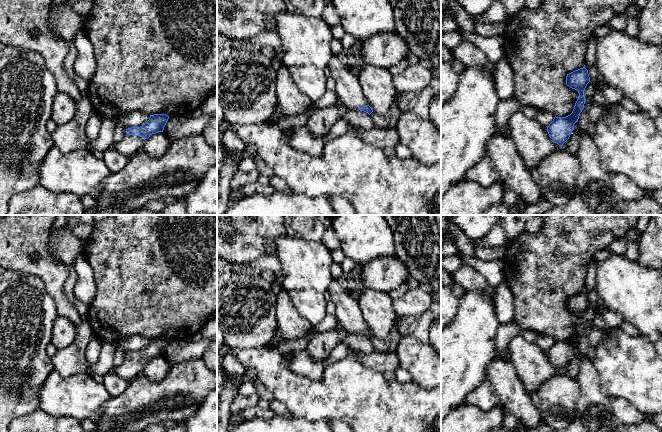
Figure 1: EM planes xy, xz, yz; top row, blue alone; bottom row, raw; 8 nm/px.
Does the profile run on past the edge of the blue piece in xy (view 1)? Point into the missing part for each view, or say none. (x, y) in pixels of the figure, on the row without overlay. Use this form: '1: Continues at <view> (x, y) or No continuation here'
1: Continues at xy (130, 368)

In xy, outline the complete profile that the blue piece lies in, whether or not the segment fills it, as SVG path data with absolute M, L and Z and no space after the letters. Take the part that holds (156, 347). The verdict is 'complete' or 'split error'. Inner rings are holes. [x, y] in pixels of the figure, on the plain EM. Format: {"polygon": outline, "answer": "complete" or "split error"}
{"polygon": "M166 338L150 339L149 344L142 350L126 353L125 360L119 366L114 367L114 373L129 382L132 381L142 373L145 363L152 358L163 356L168 343L169 340Z", "answer": "split error"}

